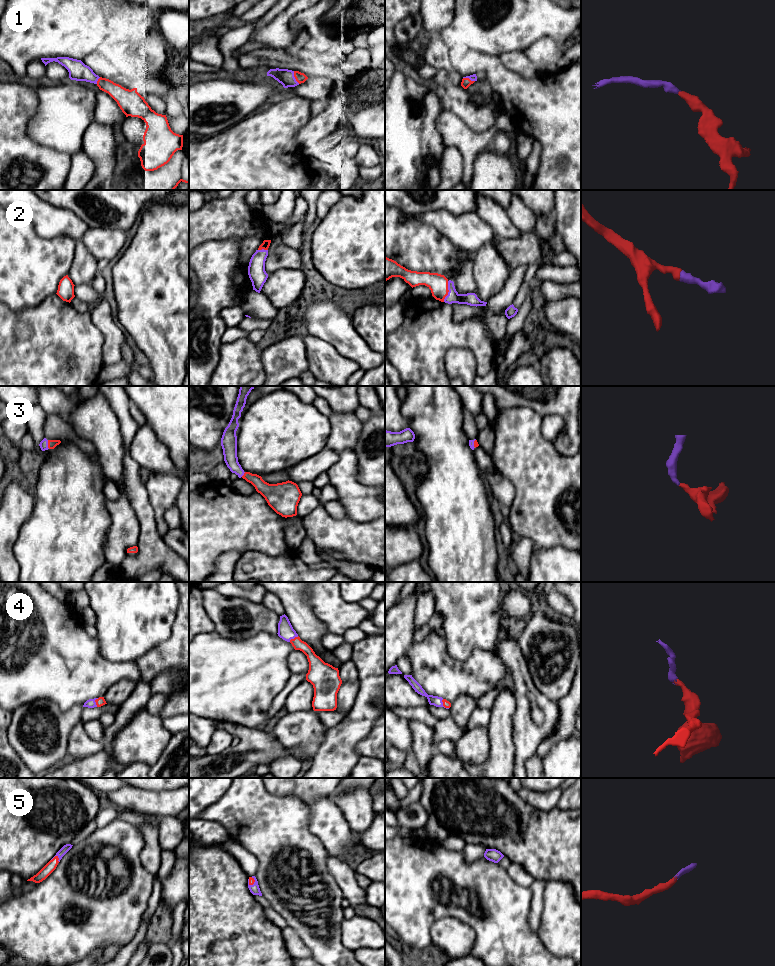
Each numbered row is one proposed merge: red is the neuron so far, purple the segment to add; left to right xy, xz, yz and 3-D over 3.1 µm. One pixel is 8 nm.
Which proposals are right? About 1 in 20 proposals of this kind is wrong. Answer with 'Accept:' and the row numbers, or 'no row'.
Accept: 1, 2, 3, 4, 5

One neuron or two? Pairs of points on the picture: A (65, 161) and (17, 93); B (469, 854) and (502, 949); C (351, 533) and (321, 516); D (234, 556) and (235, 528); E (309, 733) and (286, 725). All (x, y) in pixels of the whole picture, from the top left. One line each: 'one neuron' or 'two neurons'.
A: one neuron
B: two neurons
C: one neuron
D: two neurons
E: one neuron

